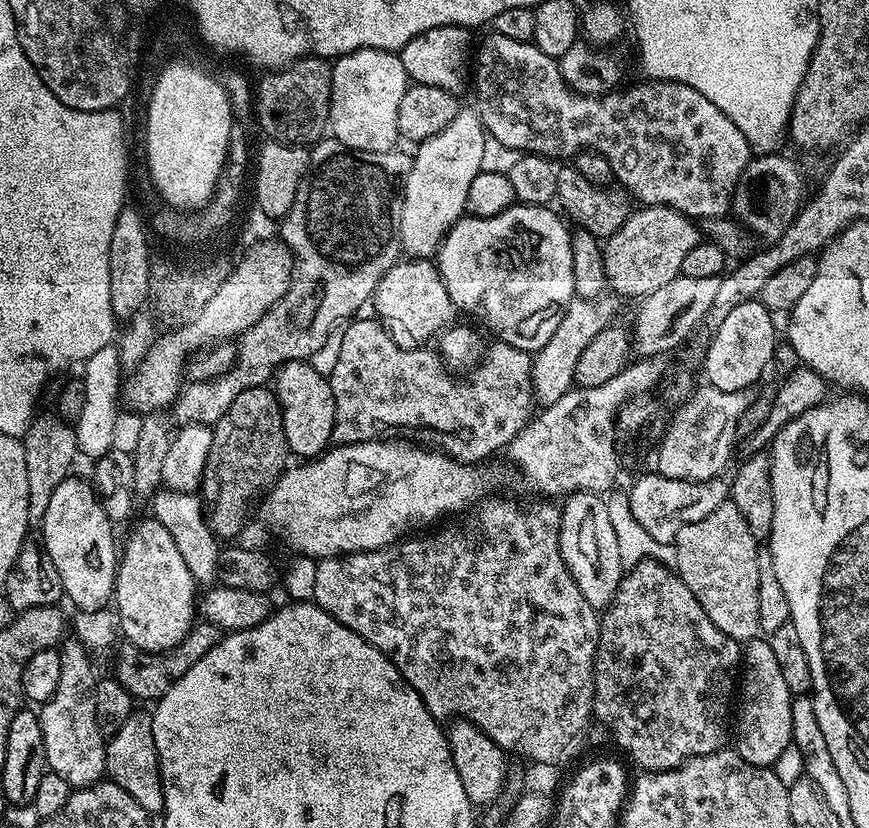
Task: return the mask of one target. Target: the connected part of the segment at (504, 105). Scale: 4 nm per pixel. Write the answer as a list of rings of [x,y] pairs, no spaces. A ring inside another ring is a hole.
[[[492,32],[481,42],[480,49],[477,52],[476,50],[477,48],[474,52],[474,64],[476,60],[476,103],[474,103],[474,108],[480,115],[487,135],[493,136],[502,145],[513,148],[521,154],[547,156],[553,162],[564,162],[560,160],[566,159],[567,156],[568,159],[575,157],[576,153],[581,150],[597,152],[610,162],[613,177],[618,181],[618,184],[620,180],[619,187],[629,197],[635,198],[637,196],[641,205],[672,208],[689,218],[727,217],[729,215],[732,198],[748,168],[750,149],[742,130],[738,130],[738,126],[734,126],[734,122],[730,122],[730,118],[726,118],[726,114],[722,114],[722,110],[718,110],[718,106],[714,106],[714,102],[710,102],[710,98],[706,98],[706,94],[698,94],[698,90],[685,84],[648,82],[652,84],[636,84],[633,88],[621,87],[619,90],[612,90],[607,94],[581,95],[575,87],[569,86],[563,80],[557,57],[542,54],[542,50],[538,50],[531,42],[514,42],[514,38],[502,38],[502,34]]]

